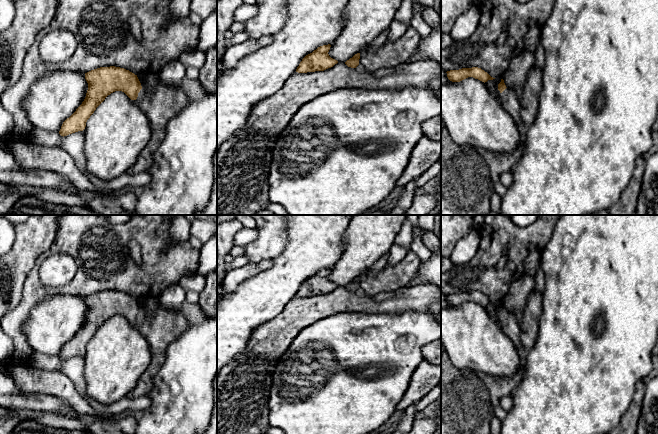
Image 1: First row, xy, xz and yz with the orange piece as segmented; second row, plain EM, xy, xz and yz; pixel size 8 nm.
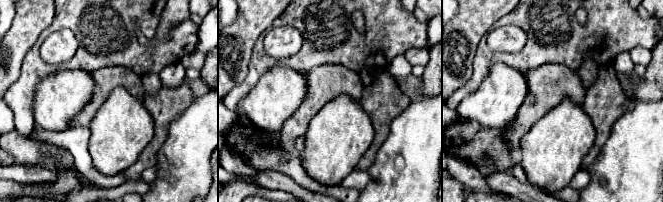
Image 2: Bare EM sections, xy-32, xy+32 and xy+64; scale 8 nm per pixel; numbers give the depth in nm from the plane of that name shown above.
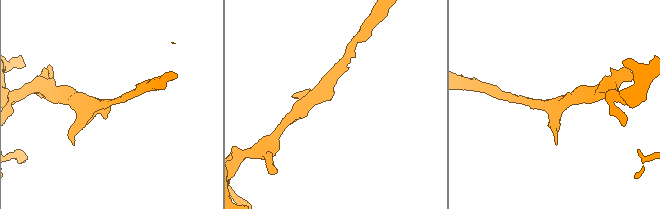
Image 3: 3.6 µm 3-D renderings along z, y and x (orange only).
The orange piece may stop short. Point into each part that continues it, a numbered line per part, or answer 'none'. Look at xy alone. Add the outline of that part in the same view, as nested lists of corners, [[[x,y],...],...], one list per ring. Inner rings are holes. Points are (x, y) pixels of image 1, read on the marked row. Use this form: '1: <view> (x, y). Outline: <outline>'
1: xy (161, 104). Outline: [[[159,76],[158,85],[154,89],[142,88],[140,90],[136,103],[148,117],[152,133],[137,161],[127,170],[128,175],[136,175],[151,167],[153,154],[166,135],[168,122],[179,114],[189,102],[186,93],[181,88],[164,84]]]

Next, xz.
1: xz (393, 53). Outline: [[[412,27],[397,40],[388,41],[382,47],[368,46],[361,54],[359,64],[366,71],[393,68],[409,62],[409,58],[418,50],[421,37]]]

